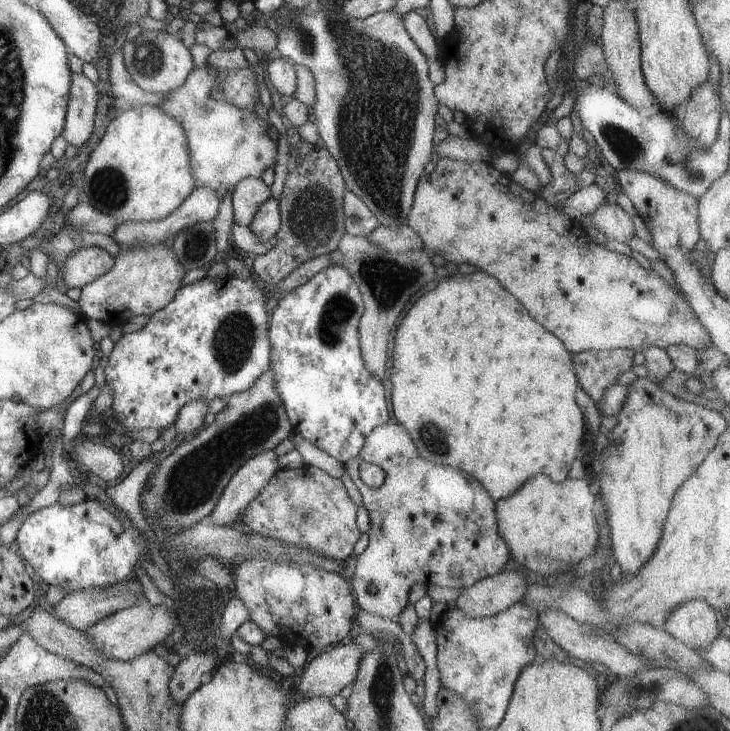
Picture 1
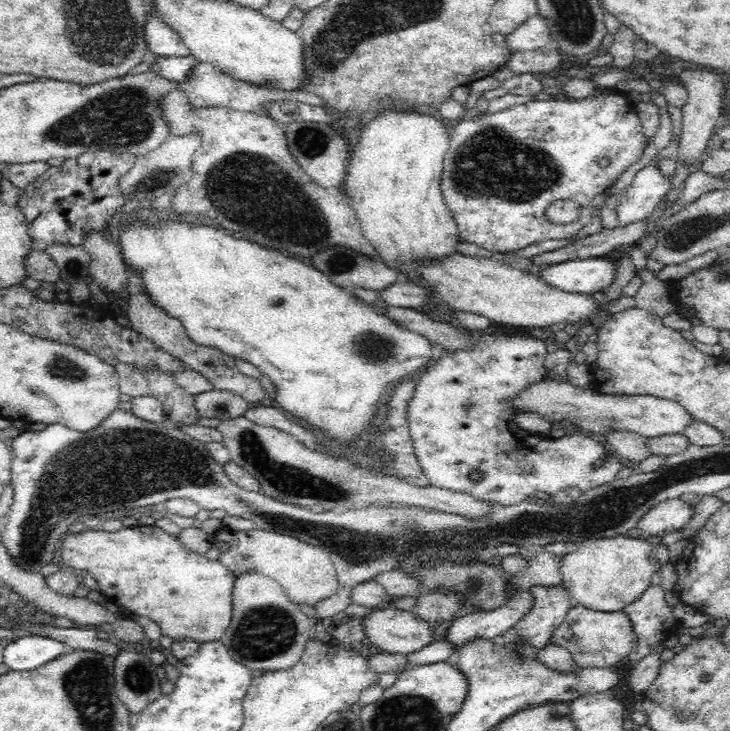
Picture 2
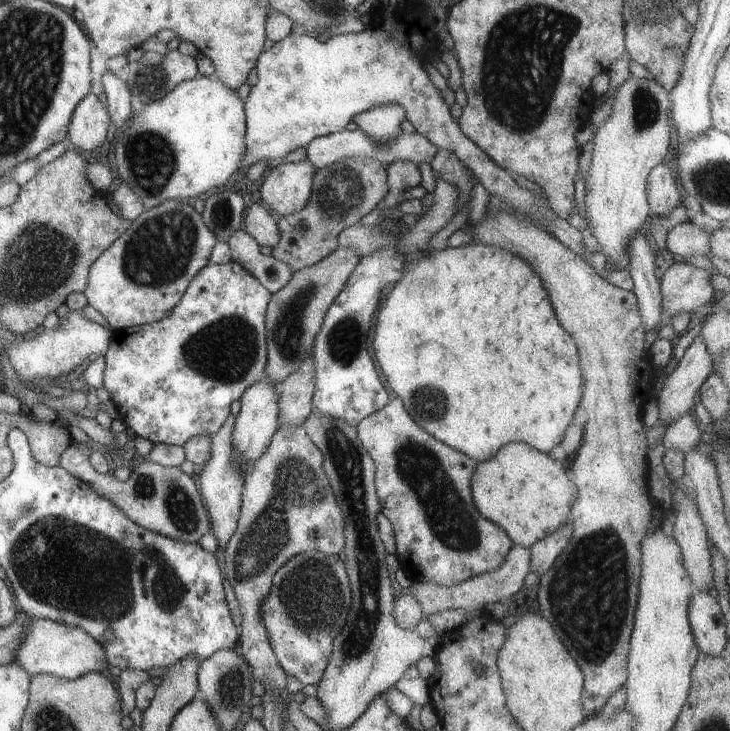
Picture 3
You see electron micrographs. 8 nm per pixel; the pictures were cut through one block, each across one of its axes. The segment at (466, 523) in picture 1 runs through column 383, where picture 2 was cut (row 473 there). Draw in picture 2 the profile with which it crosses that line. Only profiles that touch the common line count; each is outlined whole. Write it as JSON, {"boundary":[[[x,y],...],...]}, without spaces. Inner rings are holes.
{"boundary":[[[504,334],[473,335],[471,347],[436,353],[435,359],[418,376],[406,405],[406,422],[413,453],[430,485],[463,492],[484,502],[495,502],[497,506],[511,507],[535,498],[536,492],[555,496],[568,488],[577,488],[583,493],[616,478],[621,463],[612,456],[599,462],[606,450],[590,435],[567,434],[553,438],[528,431],[516,423],[517,414],[510,400],[514,400],[528,386],[546,379],[548,356],[548,348],[542,340]],[[472,472],[480,472],[484,480],[475,482],[470,477]]]}

